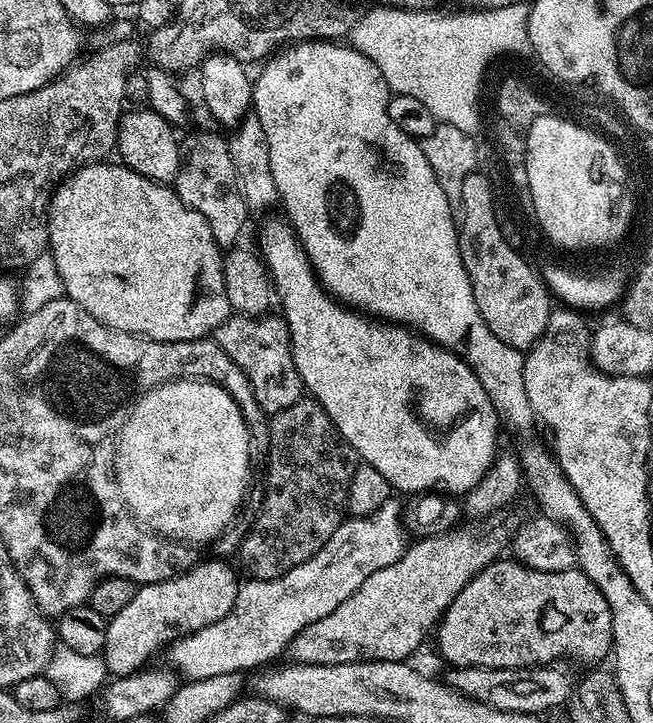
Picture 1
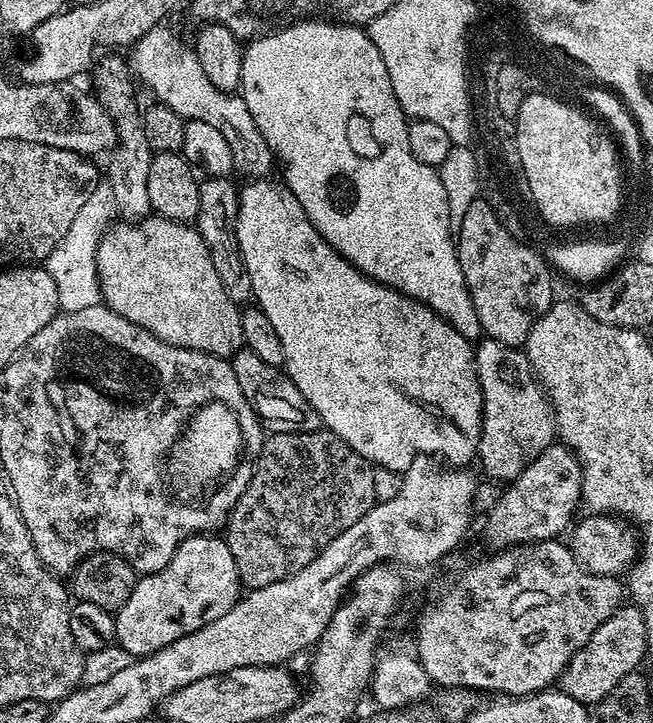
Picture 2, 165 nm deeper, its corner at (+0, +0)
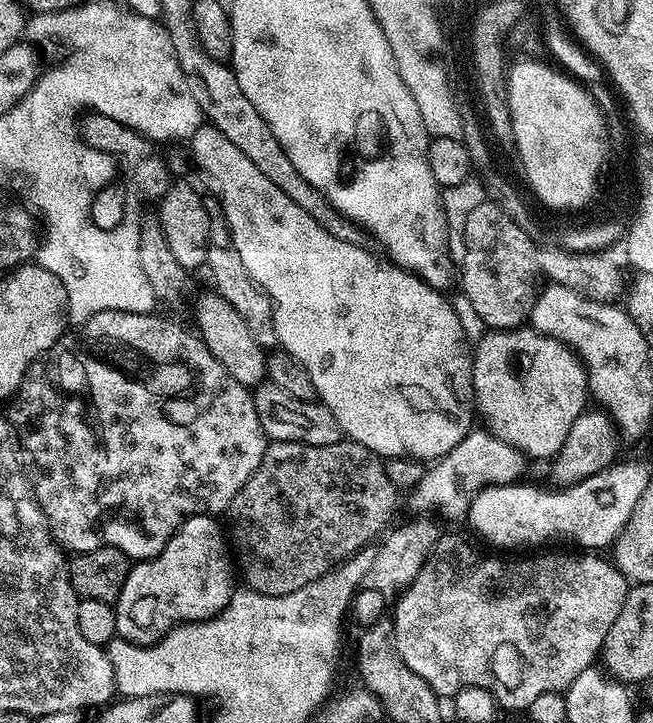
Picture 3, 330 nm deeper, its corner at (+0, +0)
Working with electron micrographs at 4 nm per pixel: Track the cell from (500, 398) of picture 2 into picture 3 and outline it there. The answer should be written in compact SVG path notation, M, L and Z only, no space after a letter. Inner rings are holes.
M530 326L488 330L474 346L472 385L476 391L475 407L484 415L487 431L502 442L514 446L533 461L554 458L562 450L570 428L589 407L588 369L568 345L552 336L536 332Z

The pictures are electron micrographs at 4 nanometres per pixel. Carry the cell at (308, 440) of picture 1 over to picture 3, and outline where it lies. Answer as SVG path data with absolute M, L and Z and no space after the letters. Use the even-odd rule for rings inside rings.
M341 438L330 446L310 446L302 442L271 441L258 470L238 490L226 513L226 528L243 583L253 592L267 596L294 594L294 590L310 586L310 582L373 543L397 519L396 503L400 496L386 474L382 457L358 442Z

